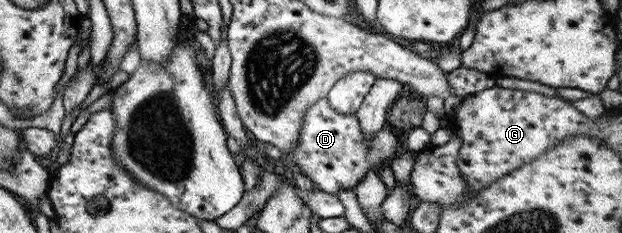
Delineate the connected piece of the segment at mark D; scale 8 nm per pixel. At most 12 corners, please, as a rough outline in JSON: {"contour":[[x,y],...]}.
{"contour":[[327,99],[305,110],[289,162],[336,196],[389,165],[388,125],[371,140]]}

